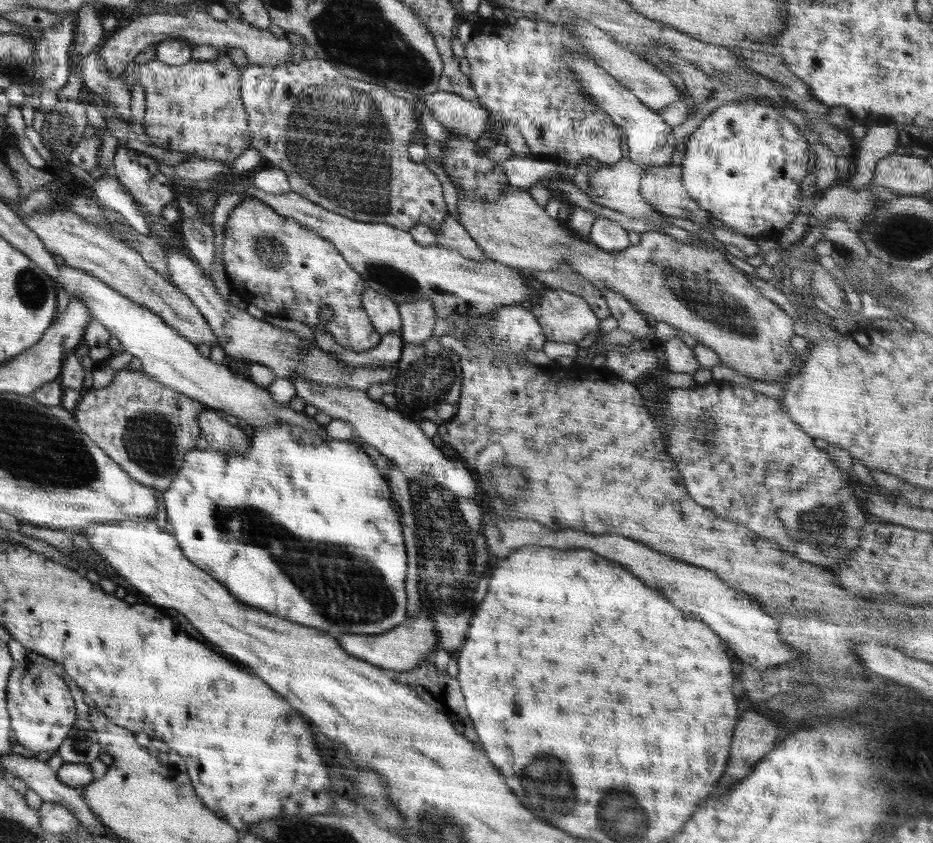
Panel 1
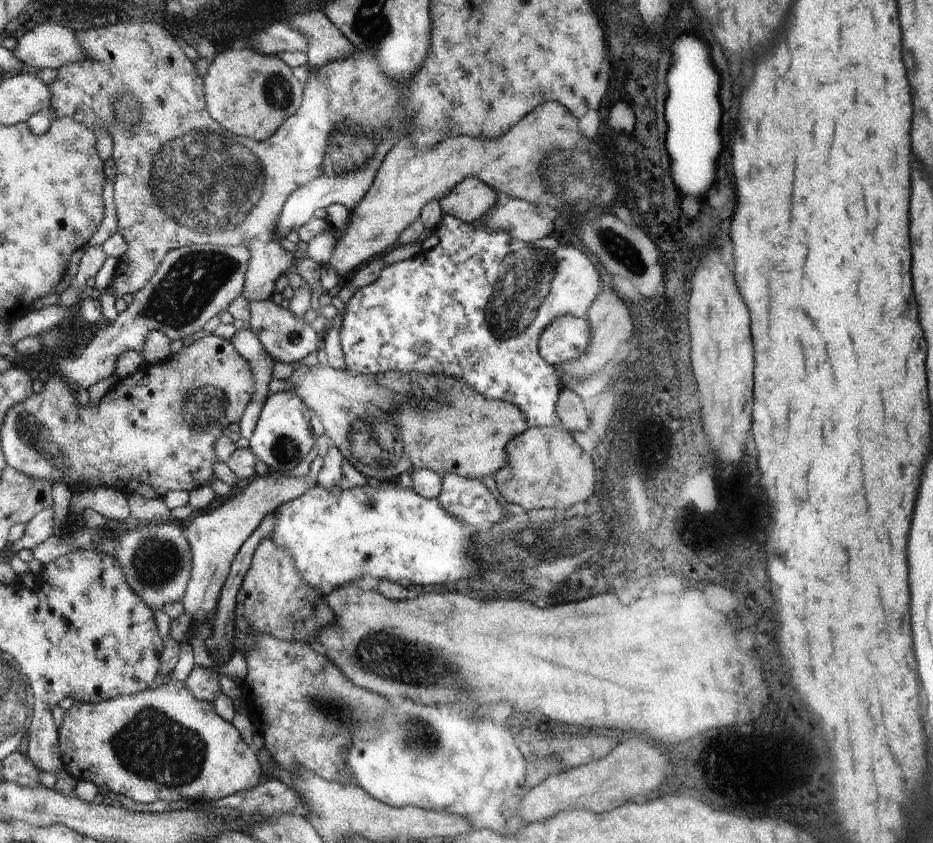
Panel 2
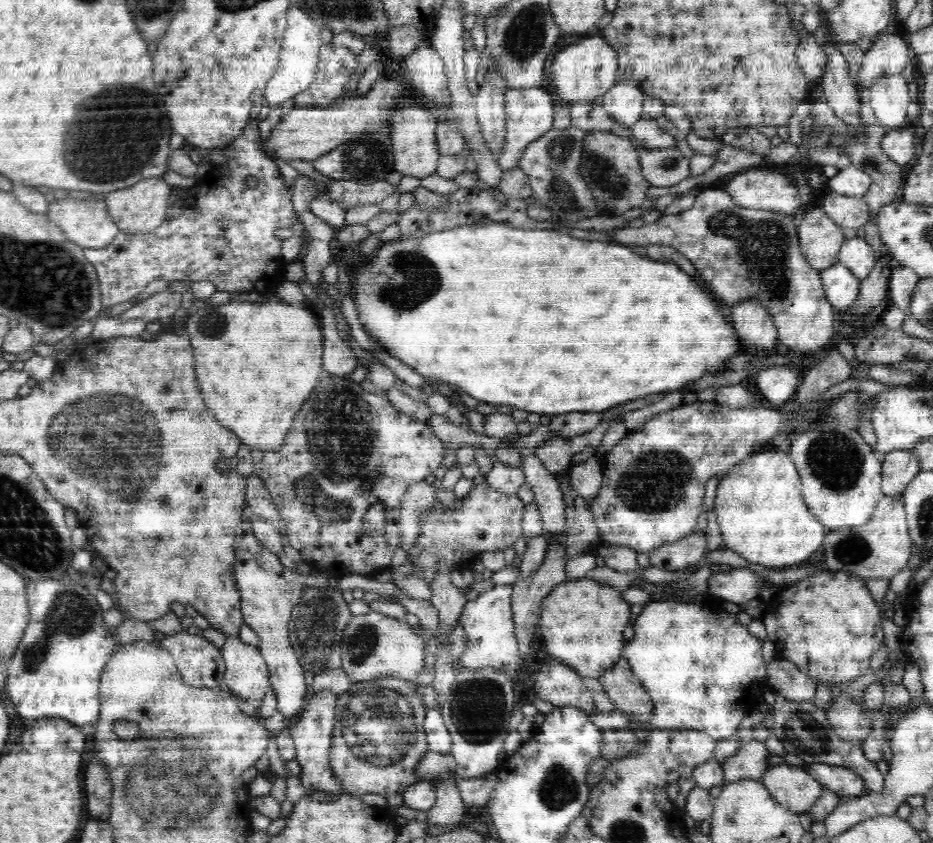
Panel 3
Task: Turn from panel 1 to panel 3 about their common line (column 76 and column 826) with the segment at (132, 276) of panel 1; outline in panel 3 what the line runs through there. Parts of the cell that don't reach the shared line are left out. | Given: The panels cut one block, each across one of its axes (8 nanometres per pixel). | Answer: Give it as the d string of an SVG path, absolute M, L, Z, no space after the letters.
M818 203L800 213L797 236L801 252L816 271L822 272L839 262L839 253L846 238L842 227Z

